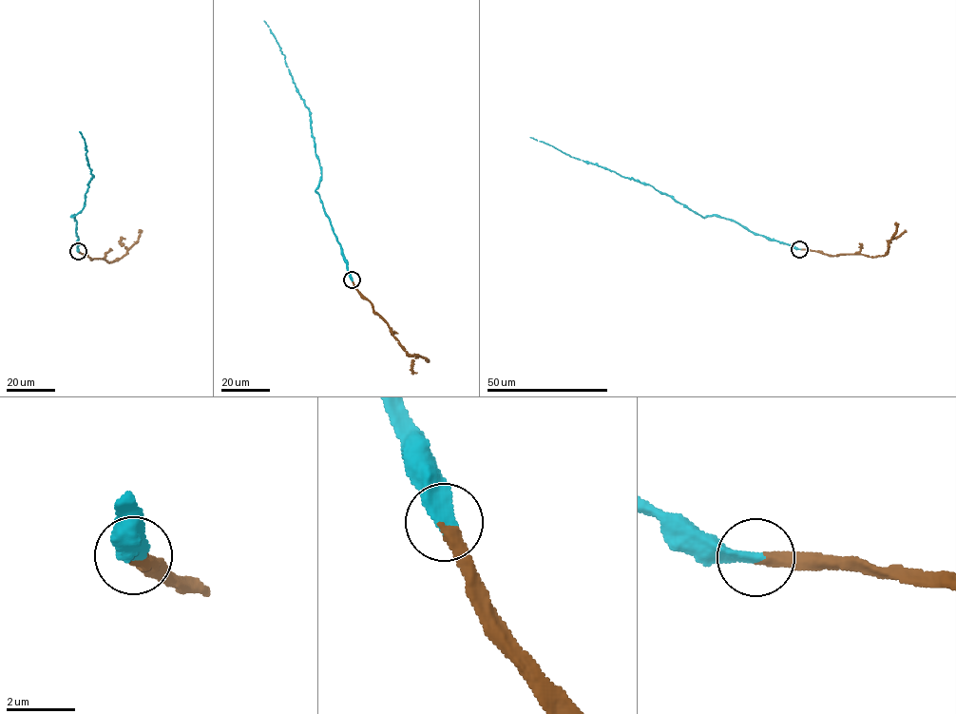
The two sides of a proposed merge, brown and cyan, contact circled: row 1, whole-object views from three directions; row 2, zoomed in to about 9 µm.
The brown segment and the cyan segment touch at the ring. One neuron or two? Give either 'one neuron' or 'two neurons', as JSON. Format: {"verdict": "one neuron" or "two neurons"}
{"verdict": "one neuron"}

